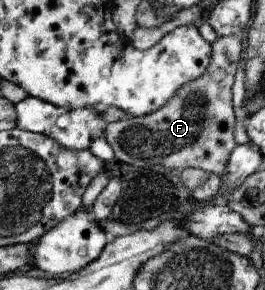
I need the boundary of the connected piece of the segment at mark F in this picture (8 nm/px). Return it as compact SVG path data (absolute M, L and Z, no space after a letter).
M239 36L217 37L210 44L210 58L206 71L198 78L183 84L161 108L141 117L124 117L122 120L107 123L104 138L111 146L113 162L136 167L160 165L164 168L181 170L192 167L206 171L208 174L215 174L217 177L223 175L230 153L236 146L233 141L236 121L232 108L231 87L238 63L243 58L243 47Z

